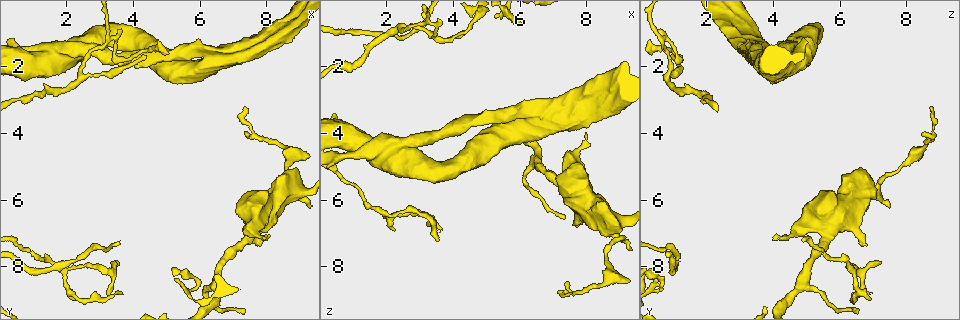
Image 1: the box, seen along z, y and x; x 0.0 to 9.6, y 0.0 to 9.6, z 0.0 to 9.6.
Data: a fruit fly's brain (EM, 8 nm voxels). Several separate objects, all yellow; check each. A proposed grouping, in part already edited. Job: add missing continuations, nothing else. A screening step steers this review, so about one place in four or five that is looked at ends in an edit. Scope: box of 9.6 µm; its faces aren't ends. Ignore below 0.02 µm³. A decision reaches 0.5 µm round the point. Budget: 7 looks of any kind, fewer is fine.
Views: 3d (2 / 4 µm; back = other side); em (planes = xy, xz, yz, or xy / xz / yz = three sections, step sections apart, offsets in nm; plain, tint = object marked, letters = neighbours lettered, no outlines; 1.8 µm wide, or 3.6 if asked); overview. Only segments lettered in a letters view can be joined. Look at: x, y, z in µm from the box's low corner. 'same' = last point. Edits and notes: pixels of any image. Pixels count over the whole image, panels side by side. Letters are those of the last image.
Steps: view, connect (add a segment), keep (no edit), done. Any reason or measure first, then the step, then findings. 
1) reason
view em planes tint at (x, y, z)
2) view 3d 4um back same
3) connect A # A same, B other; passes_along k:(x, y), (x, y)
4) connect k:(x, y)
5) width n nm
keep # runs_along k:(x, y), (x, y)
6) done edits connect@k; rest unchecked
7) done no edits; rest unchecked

branch stops here
view 3d 4um at (7.70, 7.35, 6.80)

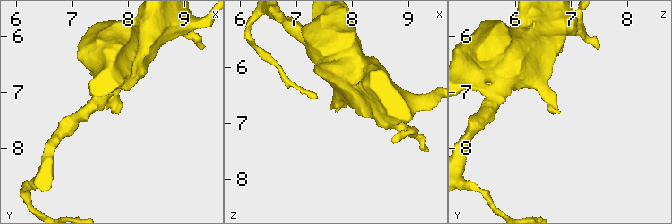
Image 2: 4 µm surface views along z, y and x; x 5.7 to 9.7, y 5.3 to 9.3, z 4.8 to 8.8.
view em planes tint at (7.75, 7.35, 6.75)

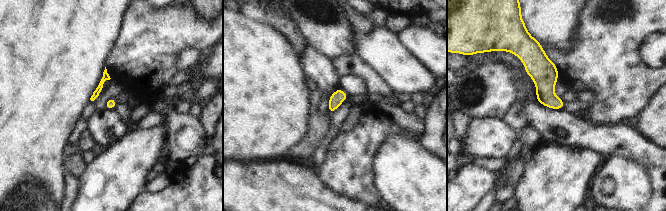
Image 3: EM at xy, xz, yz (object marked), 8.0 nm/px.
see the neighbours
view em planes letters same

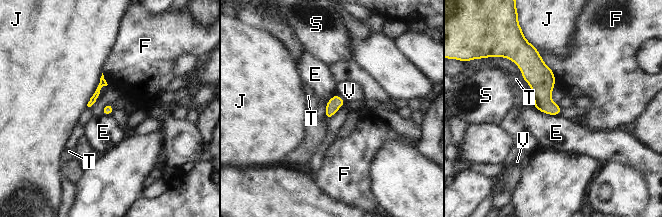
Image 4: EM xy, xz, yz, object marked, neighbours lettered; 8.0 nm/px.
longest_contact J 300 nm
keep # E other, F other, J other, S other, T other, V other; no lettered segment goes on from it

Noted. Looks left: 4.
branch stops here
view 3d 2um at (8.05, 7.15, 4.05)

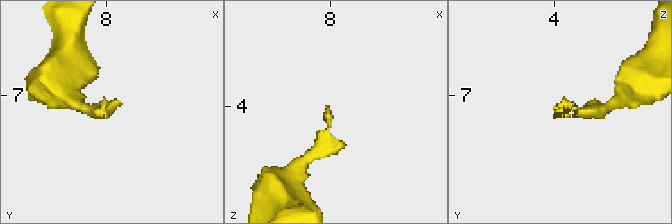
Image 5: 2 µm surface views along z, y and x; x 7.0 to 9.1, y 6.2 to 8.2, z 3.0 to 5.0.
now the EM
view em xy step 16 tint at (7.98, 7.20, 4.00)

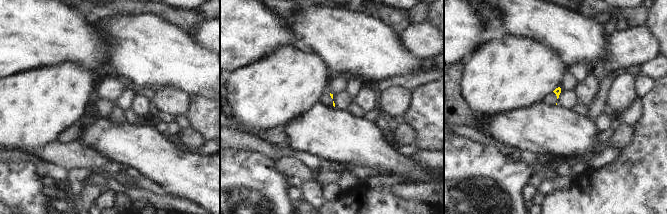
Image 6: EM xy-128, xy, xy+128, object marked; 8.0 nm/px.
cut it another way
view em planes letters same

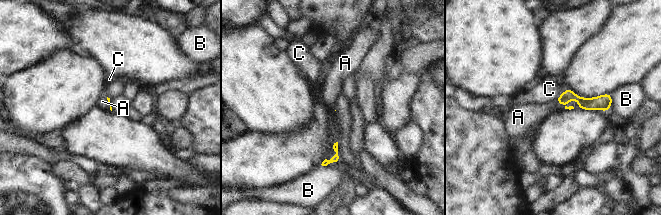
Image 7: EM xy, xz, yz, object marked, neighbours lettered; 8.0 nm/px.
connect A # A same, B other, C other; the neuron continues

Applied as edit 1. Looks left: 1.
thick end
view em 3.6um planes letters at (6.45, 1.55, 2.90)

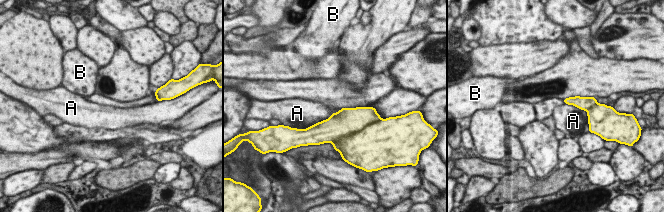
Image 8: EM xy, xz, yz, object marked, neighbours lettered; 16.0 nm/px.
keep # A other, B other; border 8:(564, 103), (583, 109), (588, 123); no lettered segment goes on from it

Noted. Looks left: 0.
done edits connect@7; rest unchecked

